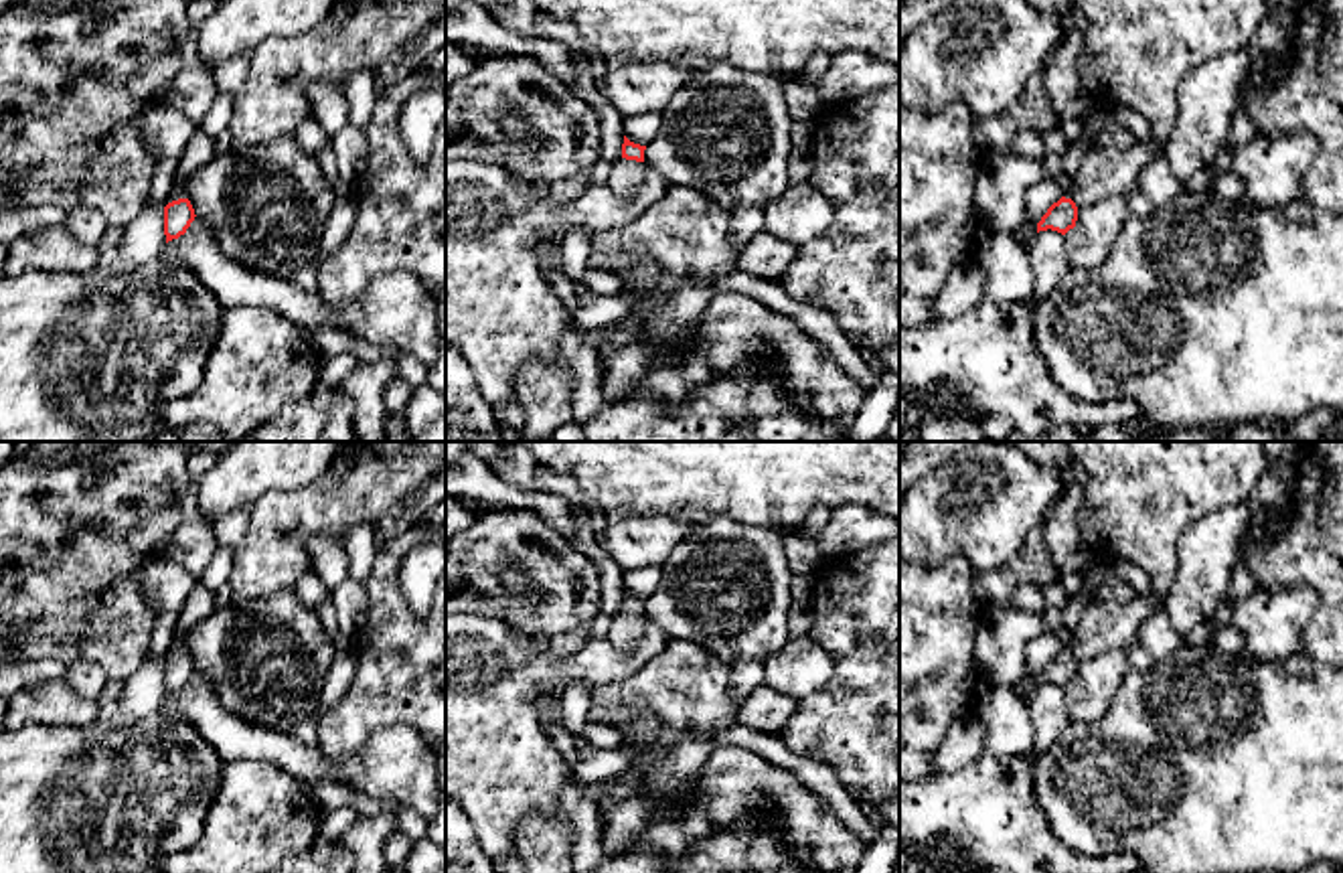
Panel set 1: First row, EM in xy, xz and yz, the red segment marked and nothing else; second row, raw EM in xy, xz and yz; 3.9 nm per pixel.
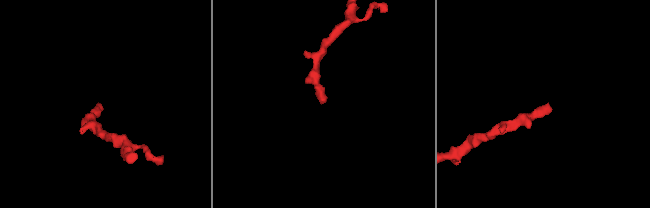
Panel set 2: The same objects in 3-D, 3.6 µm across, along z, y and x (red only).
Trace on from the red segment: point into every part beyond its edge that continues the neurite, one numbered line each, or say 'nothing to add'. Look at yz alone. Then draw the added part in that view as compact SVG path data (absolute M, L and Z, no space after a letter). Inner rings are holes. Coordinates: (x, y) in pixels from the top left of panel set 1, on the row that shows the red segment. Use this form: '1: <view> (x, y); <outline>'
1: yz (1111, 171); M1151 138L1136 140L1130 148L1094 146L1078 166L1070 199L1076 207L1086 207L1104 196L1122 196L1138 174L1163 154L1165 146Z

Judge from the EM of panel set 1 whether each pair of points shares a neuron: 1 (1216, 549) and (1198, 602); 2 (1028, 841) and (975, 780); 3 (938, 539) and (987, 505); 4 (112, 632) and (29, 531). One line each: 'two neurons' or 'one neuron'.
1: one neuron
2: one neuron
3: one neuron
4: one neuron

